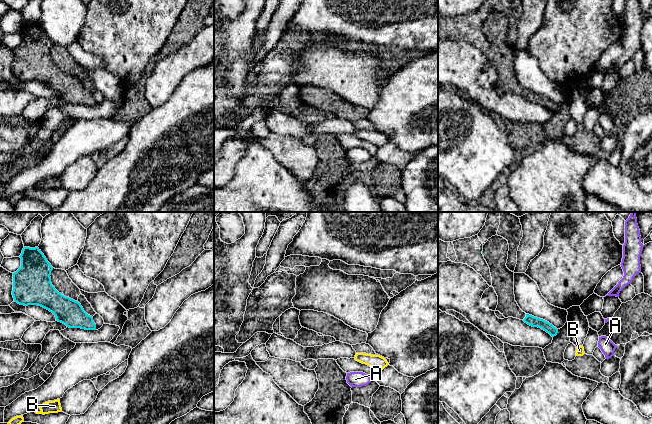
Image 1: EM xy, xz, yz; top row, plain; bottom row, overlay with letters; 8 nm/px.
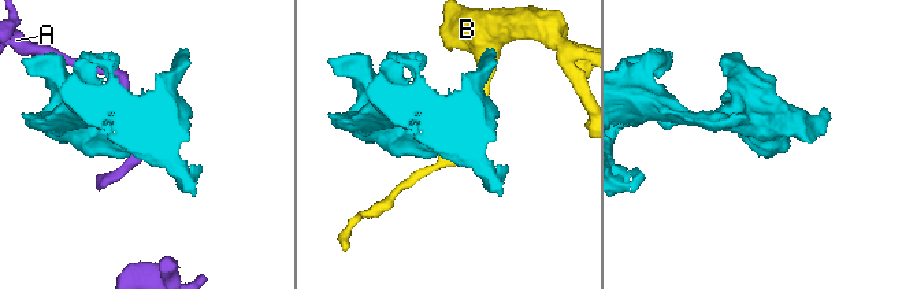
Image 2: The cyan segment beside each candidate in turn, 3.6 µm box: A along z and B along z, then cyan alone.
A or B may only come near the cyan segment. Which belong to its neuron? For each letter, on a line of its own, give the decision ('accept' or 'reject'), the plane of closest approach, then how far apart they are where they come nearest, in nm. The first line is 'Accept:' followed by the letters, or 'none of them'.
Accept: none of them
A: reject | yz | 340 nm
B: reject | yz | 190 nm

